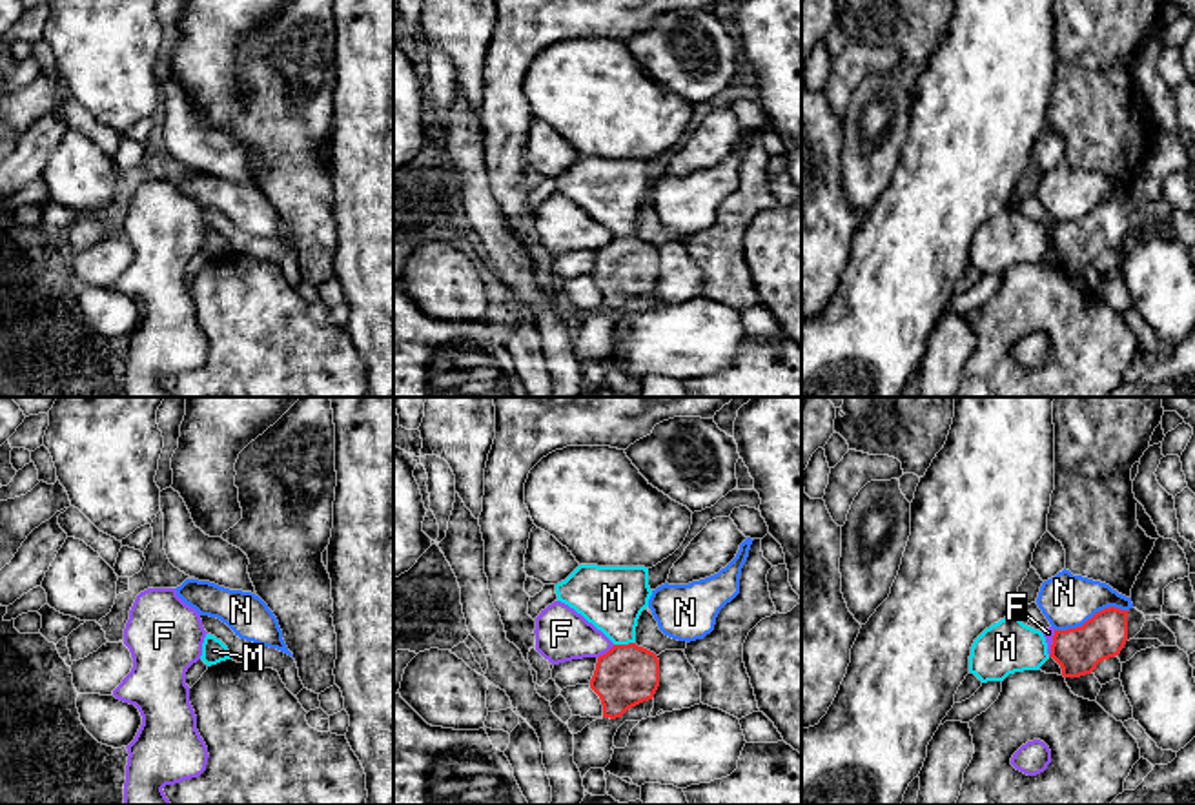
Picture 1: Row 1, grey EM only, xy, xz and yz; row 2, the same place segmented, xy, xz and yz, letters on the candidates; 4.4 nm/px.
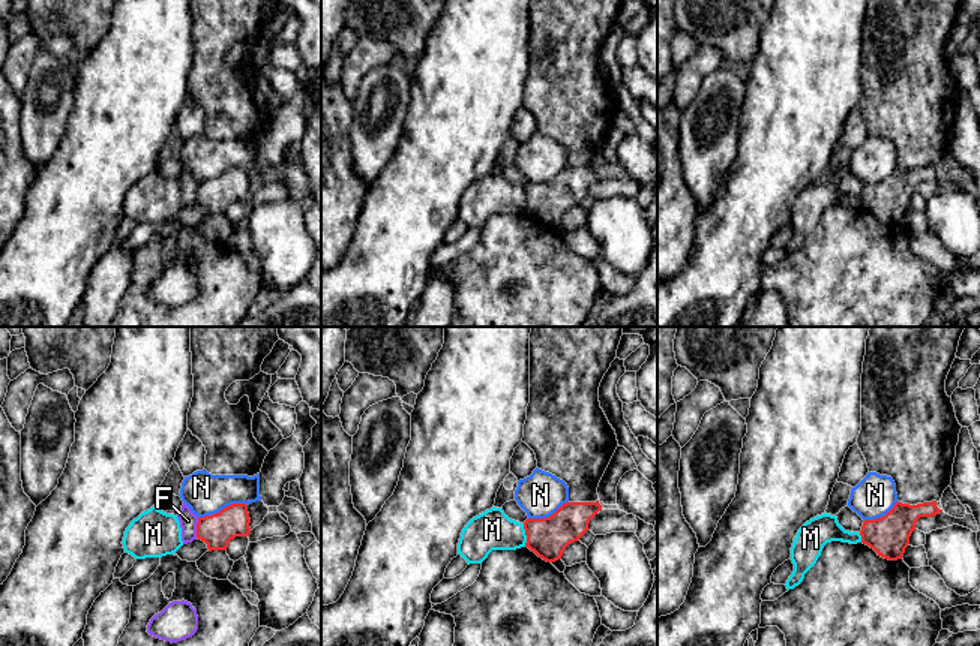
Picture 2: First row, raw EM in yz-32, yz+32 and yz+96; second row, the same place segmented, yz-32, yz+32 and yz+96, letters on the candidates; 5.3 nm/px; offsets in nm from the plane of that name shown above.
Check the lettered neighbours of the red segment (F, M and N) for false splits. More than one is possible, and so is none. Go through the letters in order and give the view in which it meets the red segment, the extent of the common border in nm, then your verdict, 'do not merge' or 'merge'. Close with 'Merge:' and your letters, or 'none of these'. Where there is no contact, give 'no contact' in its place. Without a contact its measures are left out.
F: meets red in xz; contact 100 nm long; do not merge
M: meets red in xz; contact 90 nm long; do not merge
N: meets red in yz; contact 340 nm long; do not merge
Merge: none of these

